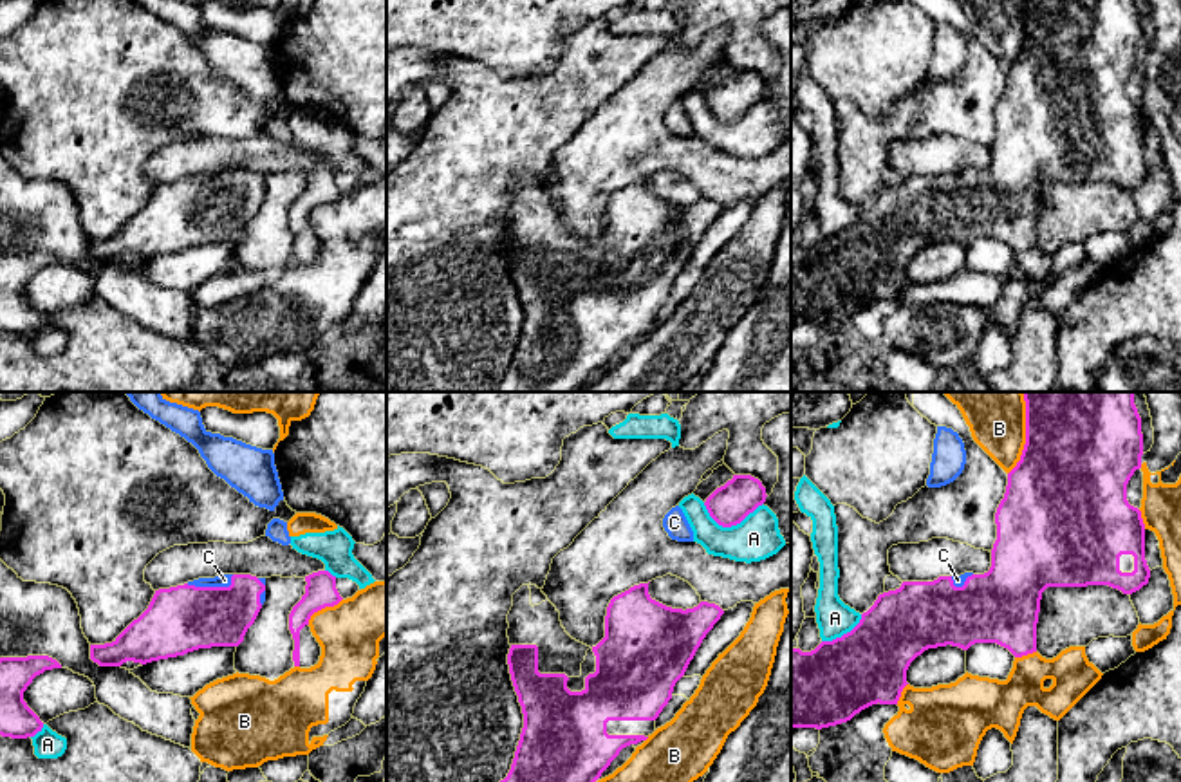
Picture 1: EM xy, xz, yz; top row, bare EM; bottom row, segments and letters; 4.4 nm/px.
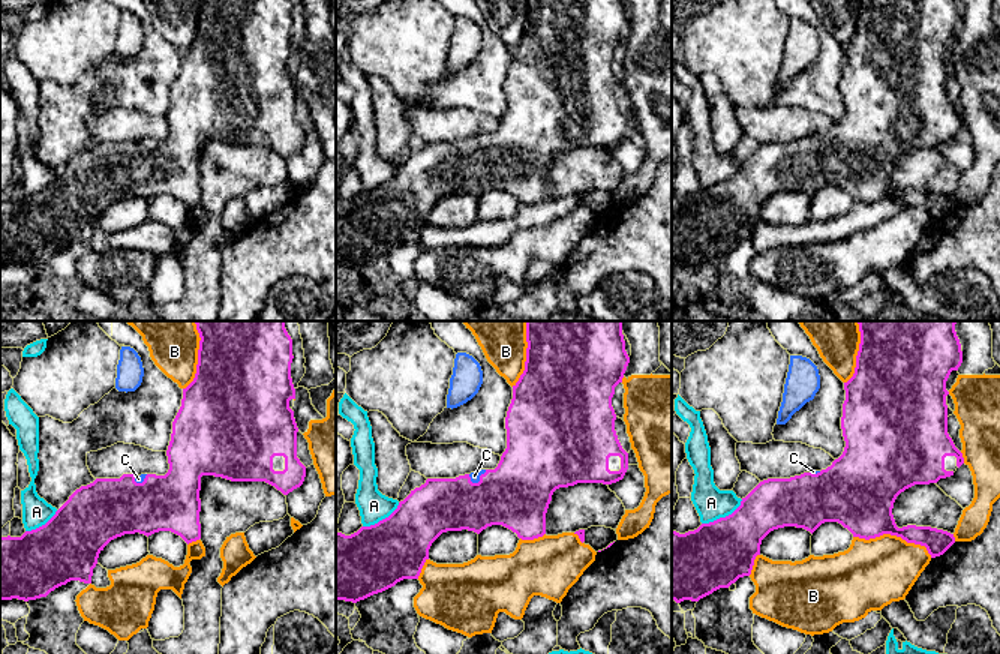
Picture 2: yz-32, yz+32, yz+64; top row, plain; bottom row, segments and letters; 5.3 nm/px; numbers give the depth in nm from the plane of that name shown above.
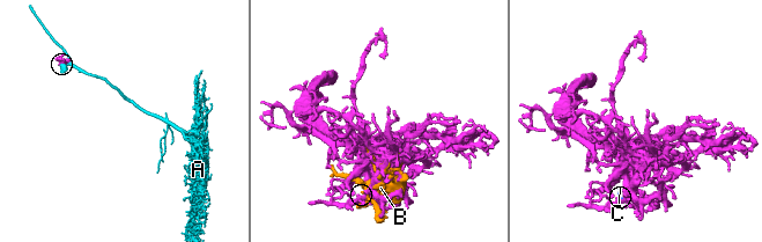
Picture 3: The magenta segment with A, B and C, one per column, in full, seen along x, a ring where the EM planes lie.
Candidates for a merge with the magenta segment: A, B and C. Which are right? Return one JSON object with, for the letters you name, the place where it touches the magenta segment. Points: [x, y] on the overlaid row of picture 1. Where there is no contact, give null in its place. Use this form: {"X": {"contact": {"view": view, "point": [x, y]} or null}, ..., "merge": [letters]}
{"C": {"contact": {"view": "xy", "point": [212, 587]}}, "merge": ["C"]}

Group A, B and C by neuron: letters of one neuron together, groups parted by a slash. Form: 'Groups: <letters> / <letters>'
Groups: A / B / C

